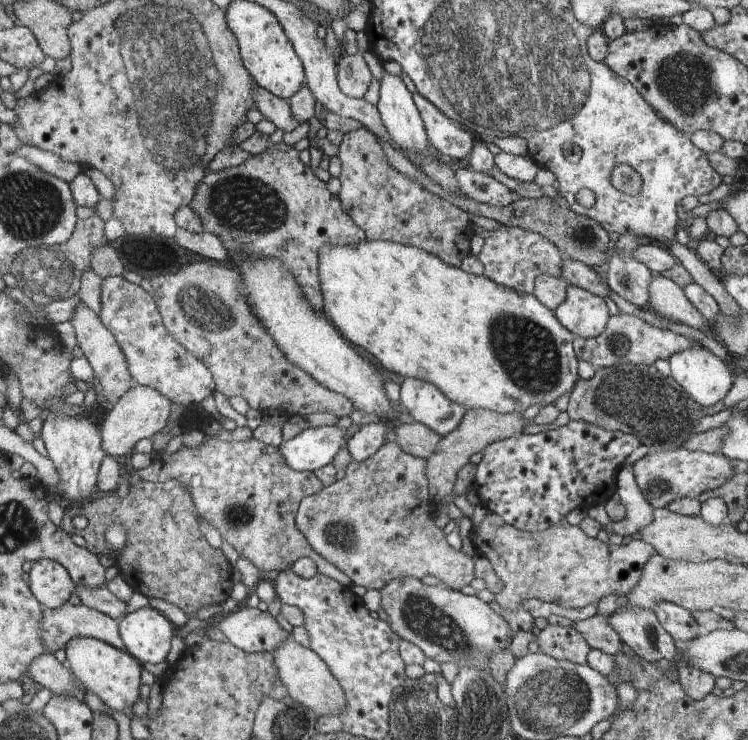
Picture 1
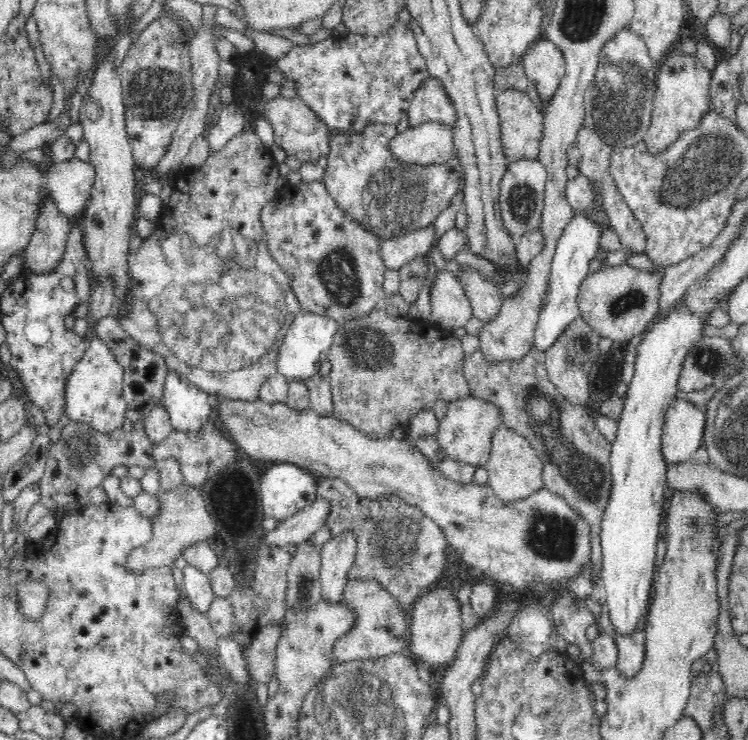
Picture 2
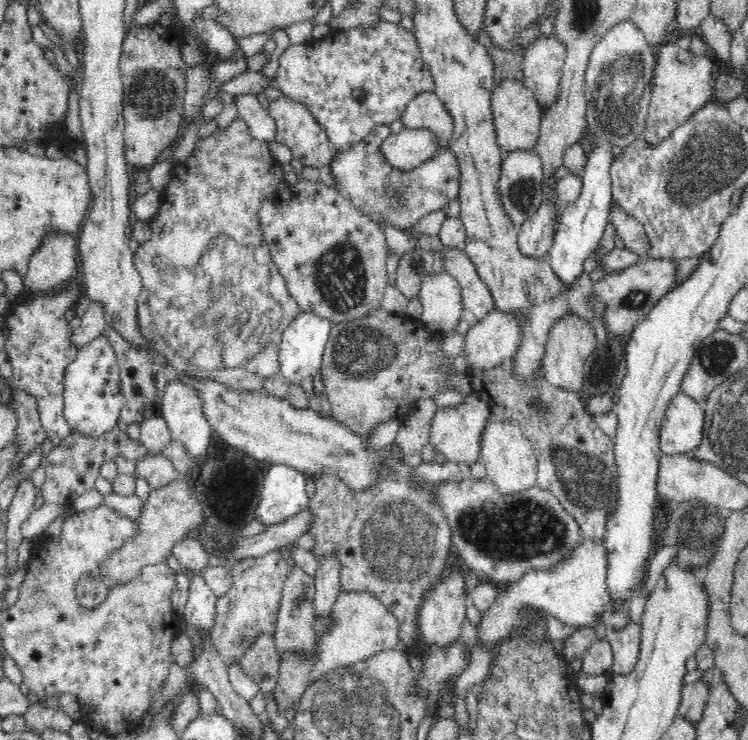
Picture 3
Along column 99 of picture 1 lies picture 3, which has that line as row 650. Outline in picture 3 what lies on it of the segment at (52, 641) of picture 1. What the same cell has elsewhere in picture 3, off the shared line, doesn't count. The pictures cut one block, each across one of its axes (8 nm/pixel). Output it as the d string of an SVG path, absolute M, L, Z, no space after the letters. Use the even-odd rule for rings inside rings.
M626 622L620 630L616 630L614 626L607 626L605 639L612 646L612 655L614 655L614 664L610 673L626 675L636 667L640 656L640 634L641 626L631 622Z

